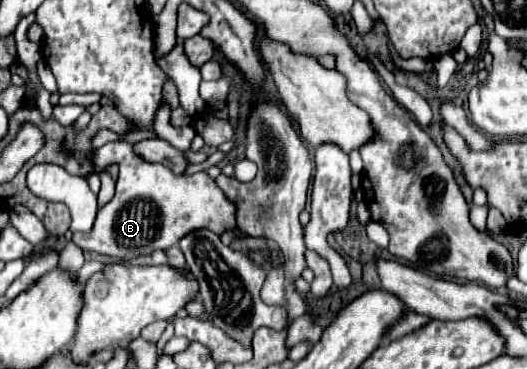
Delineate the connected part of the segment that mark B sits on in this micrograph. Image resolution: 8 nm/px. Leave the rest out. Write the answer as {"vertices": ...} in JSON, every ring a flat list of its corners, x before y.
{"vertices":[[106,143,100,149,96,149,94,163,101,168,101,162,115,162,120,167,120,175,116,181,116,193,110,203,98,209,98,217,94,227,88,233,73,233,72,241,82,247,84,251,94,251,100,255,108,255,114,259,138,259,148,257,158,249,170,249,178,245,178,239,182,235,188,235,192,231,210,229,214,233,228,231,236,227,234,219,234,205,224,197,224,193,218,189,214,179,210,179,204,171,194,175,174,175,168,167,162,167,160,163,148,163,132,153,130,143]]}

